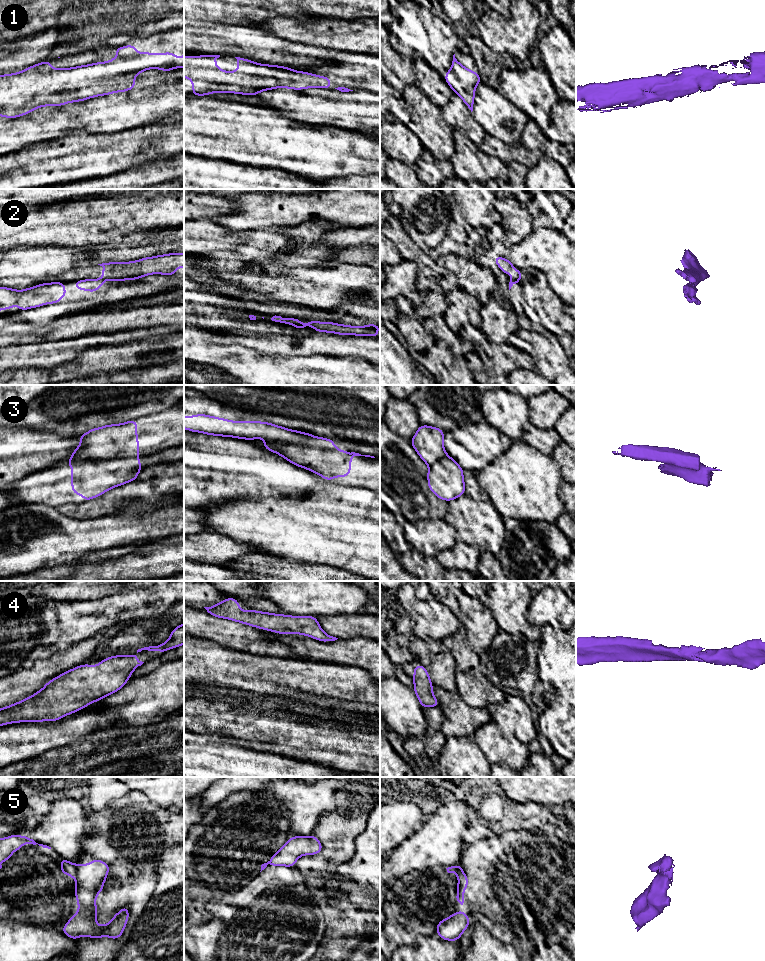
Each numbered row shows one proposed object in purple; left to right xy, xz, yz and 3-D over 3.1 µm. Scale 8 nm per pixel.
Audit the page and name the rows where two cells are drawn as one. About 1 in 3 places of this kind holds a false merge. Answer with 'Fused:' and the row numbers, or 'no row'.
Fused: 2, 3, 5

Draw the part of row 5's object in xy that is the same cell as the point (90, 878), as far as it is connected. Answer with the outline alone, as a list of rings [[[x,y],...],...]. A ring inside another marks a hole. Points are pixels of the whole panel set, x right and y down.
[[[92,859],[87,865],[77,864],[75,896],[79,909],[63,926],[62,932],[71,939],[88,936],[98,939],[107,936],[120,939],[128,918],[129,908],[123,906],[109,924],[98,926],[96,896],[104,888],[110,865],[99,859]]]

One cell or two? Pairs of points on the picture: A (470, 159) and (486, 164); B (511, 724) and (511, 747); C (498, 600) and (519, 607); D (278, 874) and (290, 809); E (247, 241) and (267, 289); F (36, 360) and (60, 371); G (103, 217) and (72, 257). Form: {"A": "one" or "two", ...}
{"A": "one", "B": "two", "C": "one", "D": "two", "E": "two", "F": "two", "G": "two"}

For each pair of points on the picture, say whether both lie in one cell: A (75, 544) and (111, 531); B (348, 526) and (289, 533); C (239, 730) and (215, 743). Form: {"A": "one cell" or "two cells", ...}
{"A": "one cell", "B": "one cell", "C": "two cells"}

